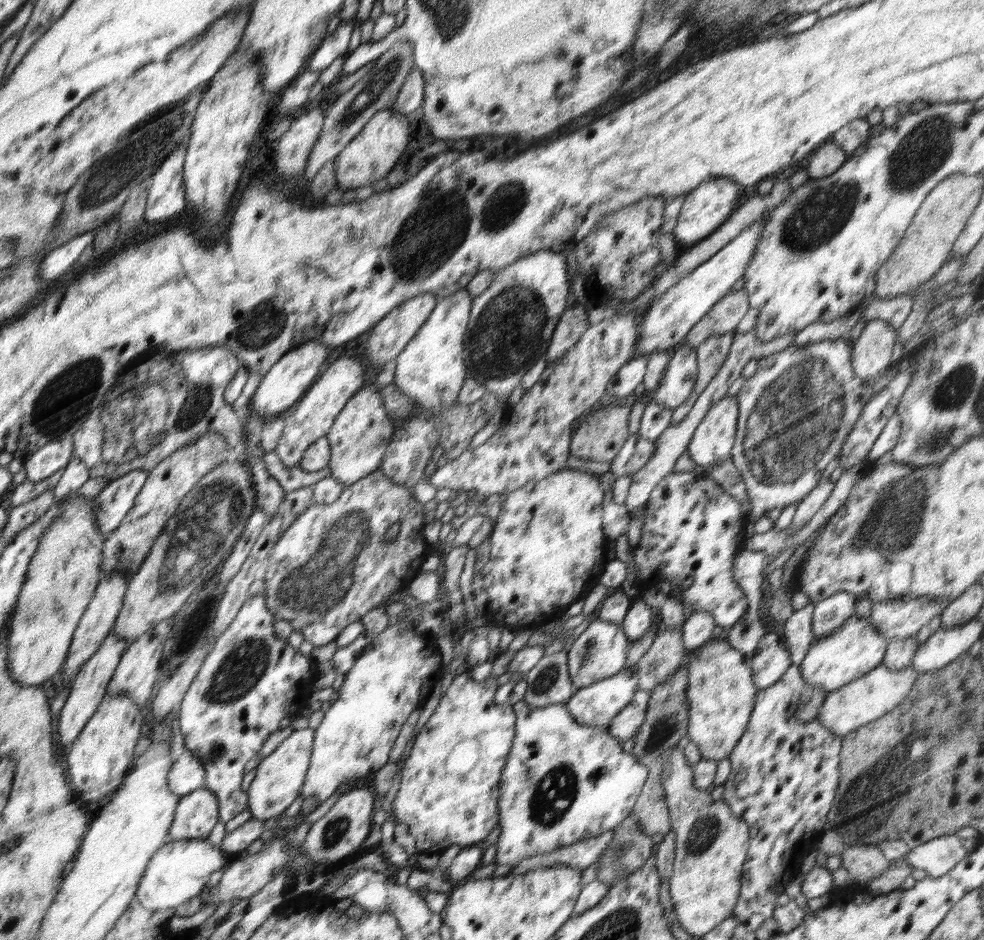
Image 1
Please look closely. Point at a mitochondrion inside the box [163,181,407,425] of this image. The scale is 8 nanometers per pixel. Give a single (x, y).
(266, 321)

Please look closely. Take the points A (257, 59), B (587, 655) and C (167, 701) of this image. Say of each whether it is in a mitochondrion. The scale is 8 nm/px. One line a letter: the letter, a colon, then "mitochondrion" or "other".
A: other
B: mitochondrion
C: other

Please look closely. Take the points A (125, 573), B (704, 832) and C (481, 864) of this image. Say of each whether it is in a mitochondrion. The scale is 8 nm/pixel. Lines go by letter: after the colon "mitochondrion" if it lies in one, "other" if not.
A: other
B: mitochondrion
C: other

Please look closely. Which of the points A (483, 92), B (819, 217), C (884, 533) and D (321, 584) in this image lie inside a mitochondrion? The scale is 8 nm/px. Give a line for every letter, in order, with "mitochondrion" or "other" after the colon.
A: other
B: mitochondrion
C: mitochondrion
D: mitochondrion

